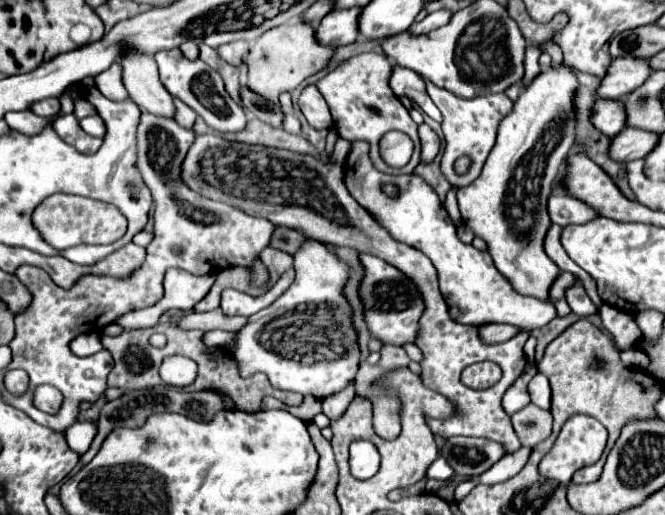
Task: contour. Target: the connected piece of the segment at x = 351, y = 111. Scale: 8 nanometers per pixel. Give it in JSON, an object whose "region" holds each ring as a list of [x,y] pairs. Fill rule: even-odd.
{"region":[[[362,53],[356,55],[342,65],[338,65],[334,71],[330,71],[324,79],[320,79],[316,85],[320,93],[324,95],[326,103],[330,105],[334,127],[340,137],[346,137],[348,141],[364,140],[370,144],[369,157],[376,169],[383,173],[410,174],[420,163],[421,143],[418,136],[418,125],[412,121],[408,109],[400,103],[400,99],[390,89],[390,75],[392,65],[386,55],[378,53]],[[388,131],[402,131],[406,133],[414,143],[414,150],[410,161],[401,168],[391,168],[381,158],[379,141]]]}

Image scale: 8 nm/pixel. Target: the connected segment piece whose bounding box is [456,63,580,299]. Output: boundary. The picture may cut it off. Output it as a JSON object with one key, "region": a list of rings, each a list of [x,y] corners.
{"region":[[[552,65],[542,71],[528,87],[520,93],[514,109],[500,121],[496,133],[496,145],[490,151],[480,177],[468,185],[458,189],[458,205],[464,223],[476,233],[476,237],[484,239],[488,245],[488,253],[494,259],[498,271],[510,279],[518,293],[532,295],[536,299],[548,299],[548,289],[554,279],[560,275],[558,265],[544,253],[544,235],[550,227],[550,217],[546,211],[546,201],[552,193],[552,183],[558,179],[562,163],[576,139],[576,119],[570,119],[570,111],[574,113],[574,97],[578,93],[578,77],[568,65]]]}

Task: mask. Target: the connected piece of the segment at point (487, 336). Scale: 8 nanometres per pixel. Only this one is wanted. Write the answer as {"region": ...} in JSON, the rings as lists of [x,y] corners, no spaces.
{"region":[[[484,325],[484,327],[480,327],[480,337],[486,343],[502,343],[502,341],[508,341],[510,337],[514,337],[518,331],[520,329],[510,327],[510,325]]]}

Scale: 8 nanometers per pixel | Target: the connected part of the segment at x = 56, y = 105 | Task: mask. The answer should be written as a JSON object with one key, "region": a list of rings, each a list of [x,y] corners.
{"region":[[[44,99],[32,105],[32,111],[40,117],[52,117],[60,111],[60,101],[58,99]]]}

